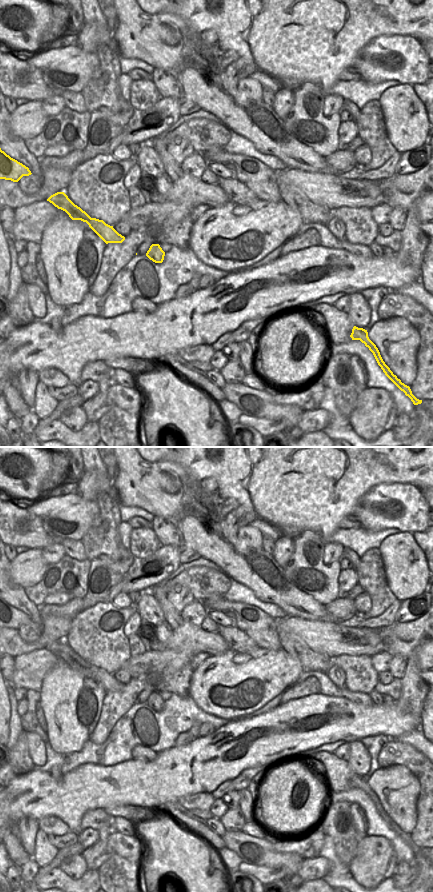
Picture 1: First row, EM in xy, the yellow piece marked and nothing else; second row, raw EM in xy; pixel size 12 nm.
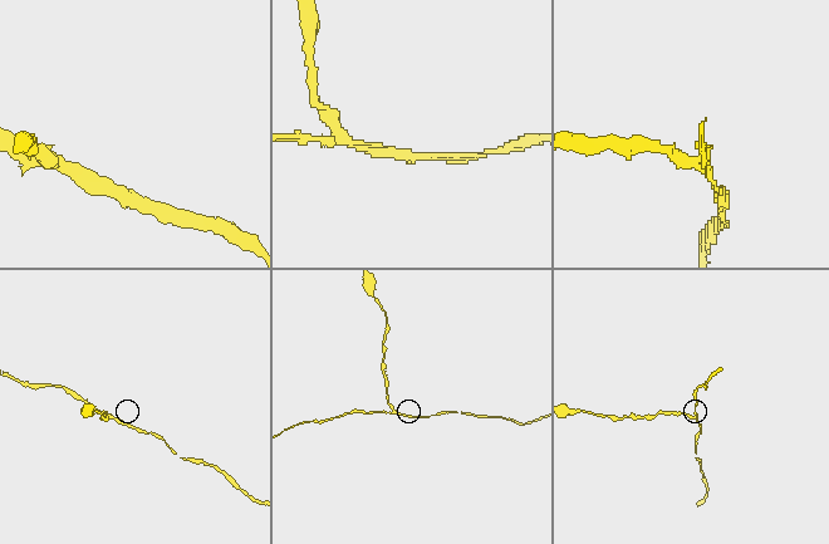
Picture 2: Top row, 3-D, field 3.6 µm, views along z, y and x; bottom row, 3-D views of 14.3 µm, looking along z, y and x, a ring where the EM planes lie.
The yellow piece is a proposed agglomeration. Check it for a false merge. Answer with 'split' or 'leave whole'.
split

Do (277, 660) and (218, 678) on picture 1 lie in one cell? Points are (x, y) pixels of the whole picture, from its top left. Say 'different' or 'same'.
same

